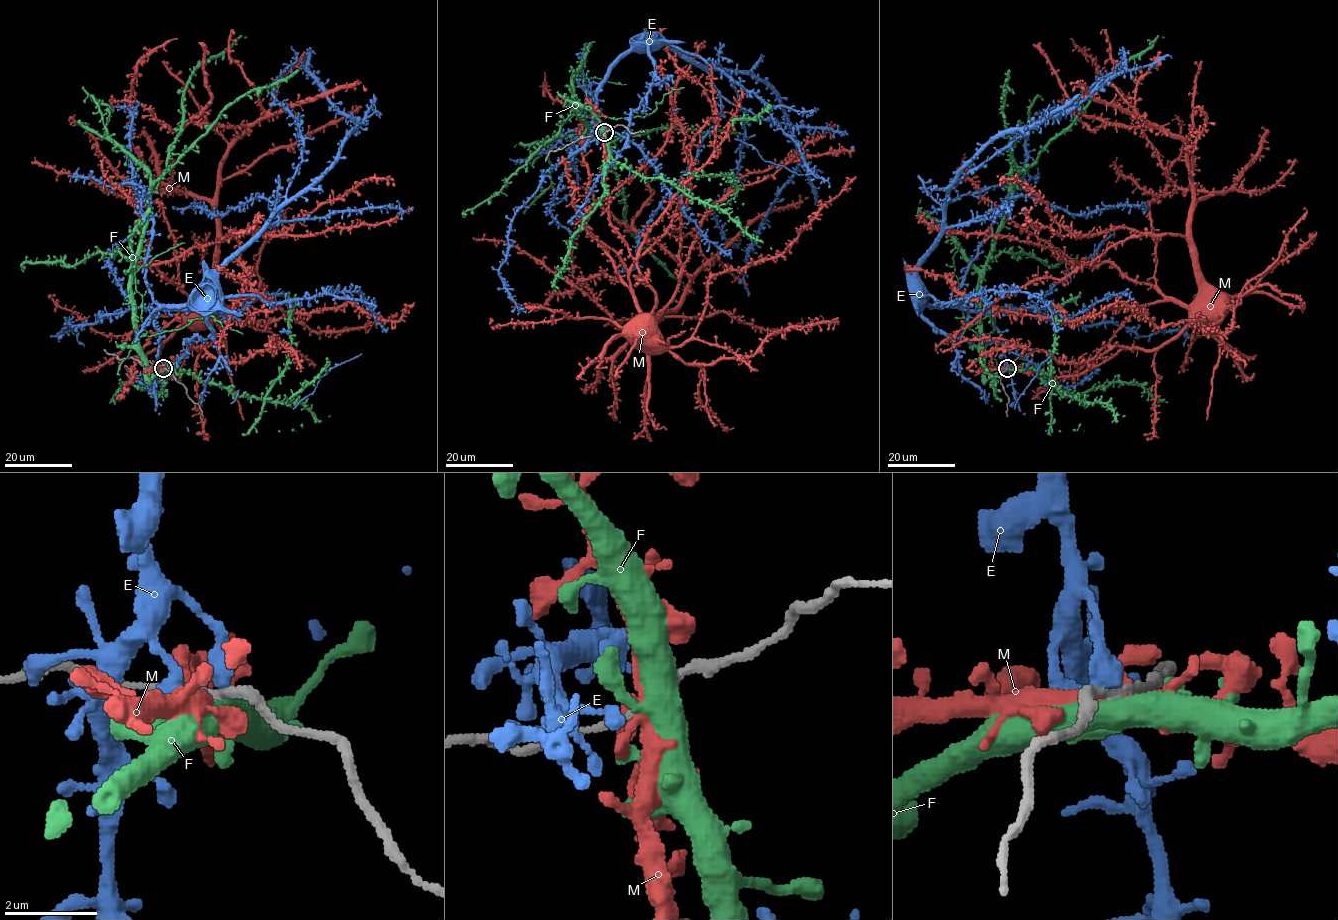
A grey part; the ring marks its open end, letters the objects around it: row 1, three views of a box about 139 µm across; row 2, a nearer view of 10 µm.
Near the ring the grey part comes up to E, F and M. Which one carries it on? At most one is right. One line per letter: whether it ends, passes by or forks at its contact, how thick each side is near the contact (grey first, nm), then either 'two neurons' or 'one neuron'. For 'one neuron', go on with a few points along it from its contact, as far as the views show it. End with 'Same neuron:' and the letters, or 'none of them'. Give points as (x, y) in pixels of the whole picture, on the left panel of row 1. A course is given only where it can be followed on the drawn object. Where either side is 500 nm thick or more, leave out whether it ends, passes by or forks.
E: it ends there; 190 nm thick on the grey side, 460 nm on the other; one neuron
F: it forks there; 180 nm thick on the grey side, 440 nm on the other; two neurons
M: it forks there; 160 nm thick on the grey side, 380 nm on the other; two neurons
Same neuron: E

